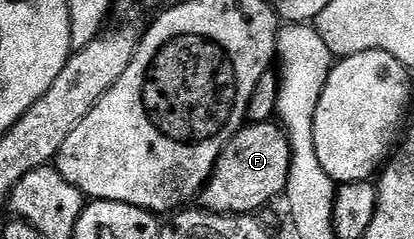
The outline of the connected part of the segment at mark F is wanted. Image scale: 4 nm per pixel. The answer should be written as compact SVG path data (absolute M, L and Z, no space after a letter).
M273 120L255 125L246 123L224 147L200 194L201 208L207 213L254 215L286 192L288 142L286 131Z

